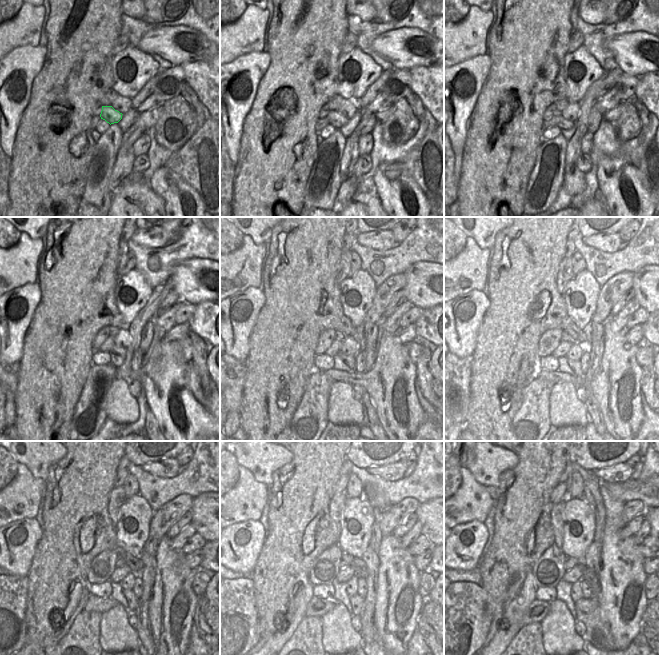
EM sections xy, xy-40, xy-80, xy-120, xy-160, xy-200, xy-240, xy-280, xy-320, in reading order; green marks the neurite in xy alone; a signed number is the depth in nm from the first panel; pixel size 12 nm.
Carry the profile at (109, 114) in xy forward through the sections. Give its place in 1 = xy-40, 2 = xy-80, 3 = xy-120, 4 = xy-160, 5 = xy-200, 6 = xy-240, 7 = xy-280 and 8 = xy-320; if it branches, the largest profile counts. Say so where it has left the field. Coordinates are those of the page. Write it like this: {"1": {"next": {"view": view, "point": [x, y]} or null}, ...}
{"1": {"next": {"view": "xy-40", "point": [336, 119]}}, "2": {"next": {"view": "xy-80", "point": [564, 124]}}, "3": {"next": {"view": "xy-120", "point": [121, 351]}}, "4": {"next": {"view": "xy-160", "point": [348, 360]}}, "5": {"next": {"view": "xy-200", "point": [575, 365]}}, "6": {"next": {"view": "xy-240", "point": [132, 601]}}, "7": {"next": {"view": "xy-280", "point": [356, 601]}}, "8": {"next": {"view": "xy-320", "point": [587, 610]}}}

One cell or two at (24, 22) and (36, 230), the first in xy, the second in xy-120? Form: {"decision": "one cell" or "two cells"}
{"decision": "two cells"}

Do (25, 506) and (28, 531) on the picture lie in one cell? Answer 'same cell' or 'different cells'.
different cells

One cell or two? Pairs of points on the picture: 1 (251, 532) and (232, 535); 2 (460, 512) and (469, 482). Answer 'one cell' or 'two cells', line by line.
1: one cell
2: one cell

